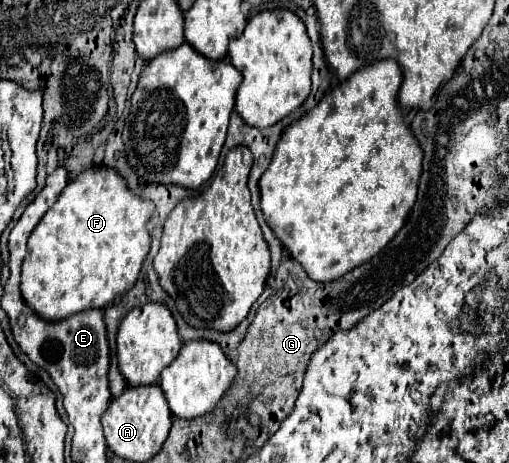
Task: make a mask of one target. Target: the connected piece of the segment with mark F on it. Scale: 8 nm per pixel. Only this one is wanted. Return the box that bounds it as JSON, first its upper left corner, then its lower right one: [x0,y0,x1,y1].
[21,167,153,321]

